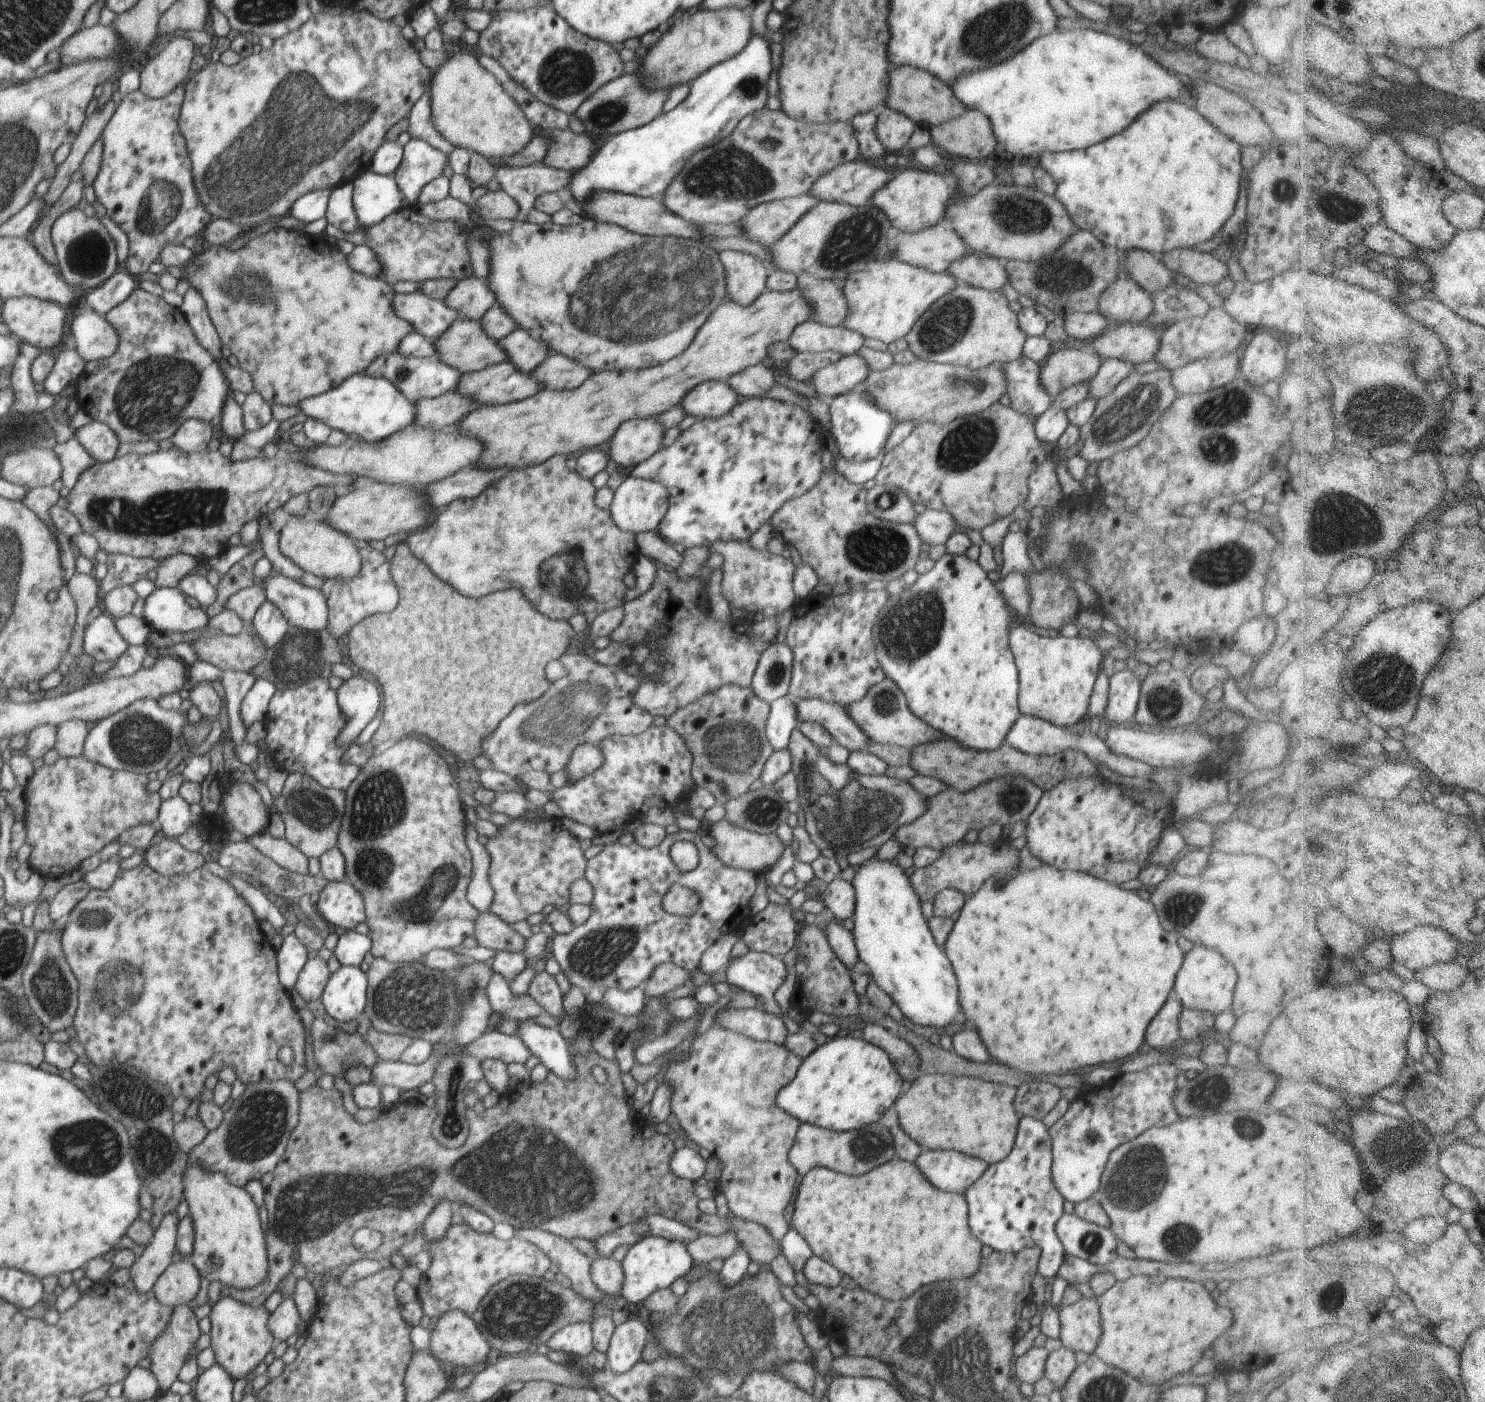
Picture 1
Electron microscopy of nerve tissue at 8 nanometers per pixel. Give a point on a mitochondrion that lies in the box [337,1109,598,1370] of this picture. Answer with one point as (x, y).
(522, 1309)

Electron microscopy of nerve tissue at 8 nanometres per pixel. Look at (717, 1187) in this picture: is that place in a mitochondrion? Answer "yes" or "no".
no

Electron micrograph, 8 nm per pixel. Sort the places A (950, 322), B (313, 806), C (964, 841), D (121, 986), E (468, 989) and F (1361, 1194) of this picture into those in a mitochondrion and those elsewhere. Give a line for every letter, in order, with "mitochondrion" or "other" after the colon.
A: mitochondrion
B: mitochondrion
C: other
D: mitochondrion
E: mitochondrion
F: other

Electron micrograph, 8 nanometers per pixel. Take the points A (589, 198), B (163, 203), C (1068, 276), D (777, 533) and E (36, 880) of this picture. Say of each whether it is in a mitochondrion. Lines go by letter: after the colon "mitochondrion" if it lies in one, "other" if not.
A: other
B: mitochondrion
C: mitochondrion
D: other
E: other

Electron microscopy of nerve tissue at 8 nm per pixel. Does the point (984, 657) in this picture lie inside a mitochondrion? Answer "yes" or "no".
no

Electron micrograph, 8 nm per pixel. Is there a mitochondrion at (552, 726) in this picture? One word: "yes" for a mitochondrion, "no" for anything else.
yes

